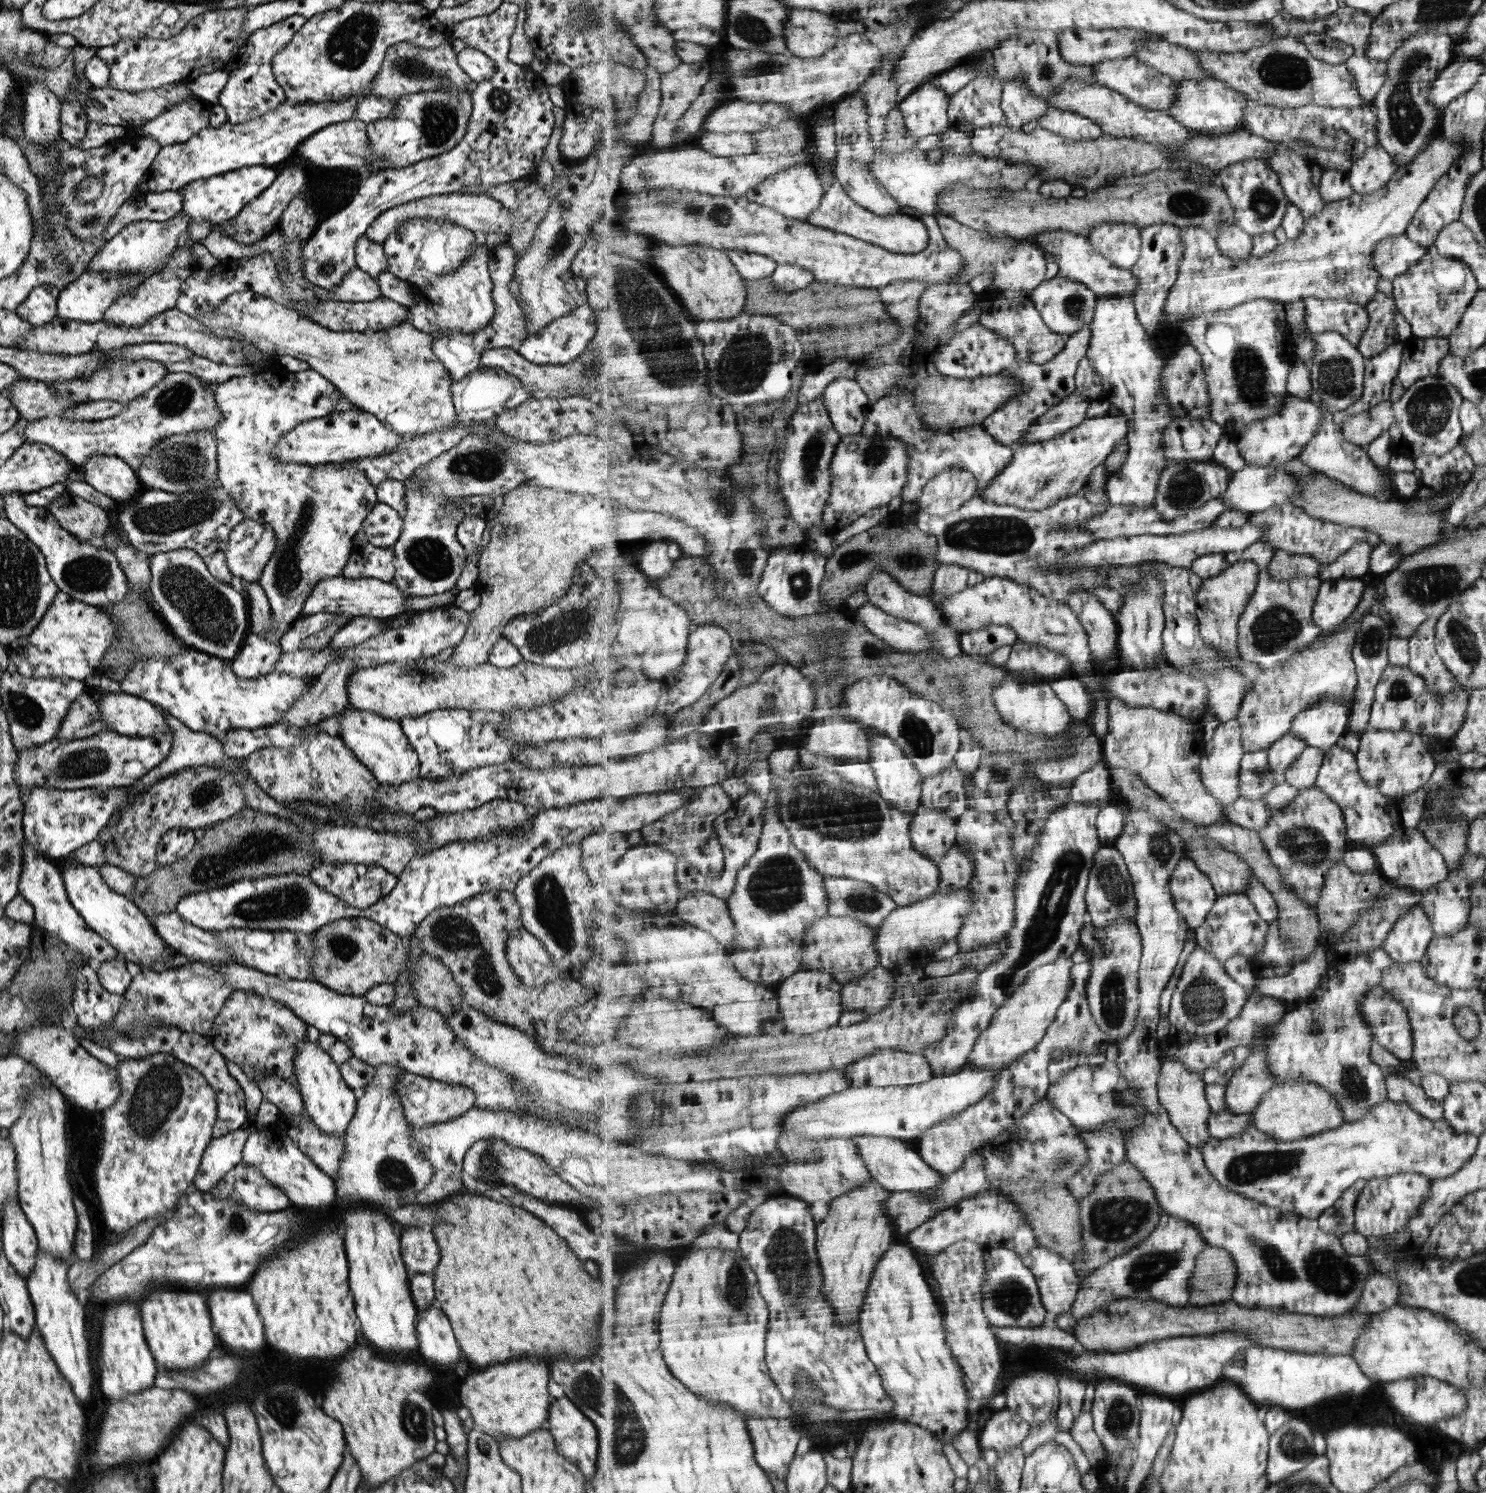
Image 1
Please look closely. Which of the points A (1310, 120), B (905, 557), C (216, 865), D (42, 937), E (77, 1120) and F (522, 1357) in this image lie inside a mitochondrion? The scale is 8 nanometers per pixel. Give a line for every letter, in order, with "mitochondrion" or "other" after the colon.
A: mitochondrion
B: mitochondrion
C: mitochondrion
D: other
E: other
F: other

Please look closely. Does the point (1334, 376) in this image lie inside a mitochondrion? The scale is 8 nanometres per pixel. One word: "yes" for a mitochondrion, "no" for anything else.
yes

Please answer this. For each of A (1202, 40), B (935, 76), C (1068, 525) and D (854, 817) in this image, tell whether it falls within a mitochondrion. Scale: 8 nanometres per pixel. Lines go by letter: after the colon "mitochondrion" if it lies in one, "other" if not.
A: other
B: other
C: other
D: mitochondrion

